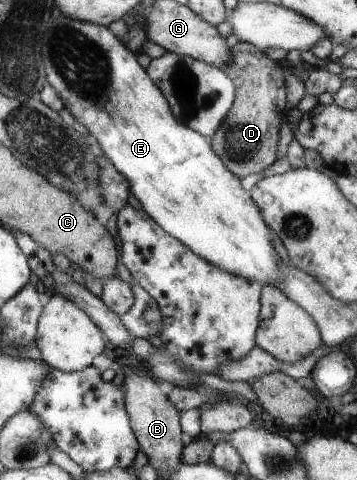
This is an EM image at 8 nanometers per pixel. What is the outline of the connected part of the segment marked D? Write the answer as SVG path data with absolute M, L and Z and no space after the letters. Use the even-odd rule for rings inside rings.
M238 41L234 45L233 58L230 63L226 63L223 70L226 75L233 79L236 84L236 101L228 113L225 122L222 123L217 133L211 136L213 150L224 160L226 167L234 175L246 177L246 175L260 173L268 165L272 165L278 159L278 129L282 123L282 115L286 111L286 81L282 69L278 67L278 62L270 59L265 51L254 47L244 41Z

